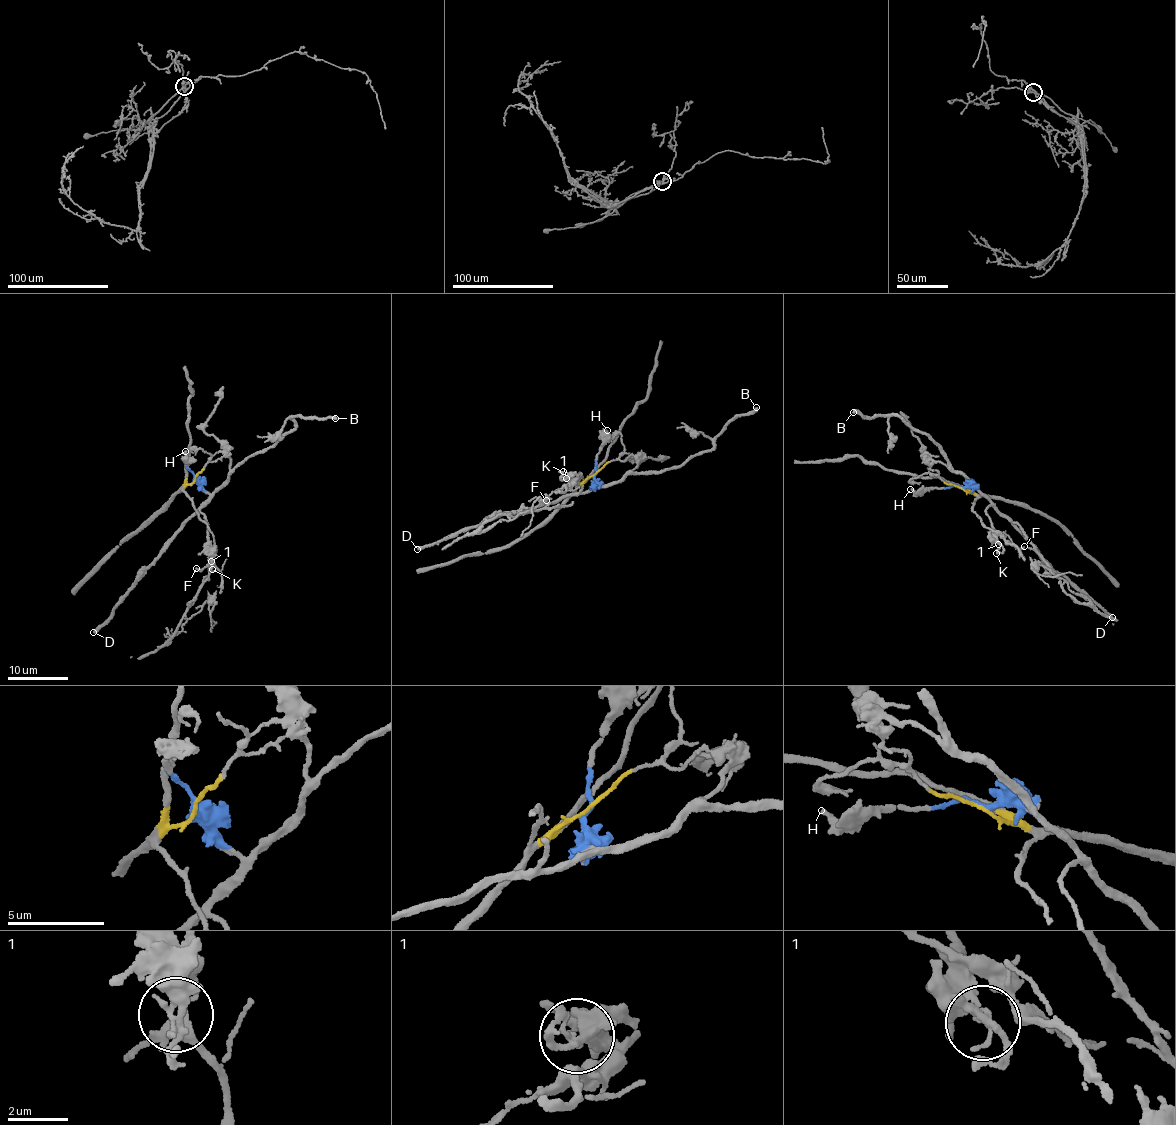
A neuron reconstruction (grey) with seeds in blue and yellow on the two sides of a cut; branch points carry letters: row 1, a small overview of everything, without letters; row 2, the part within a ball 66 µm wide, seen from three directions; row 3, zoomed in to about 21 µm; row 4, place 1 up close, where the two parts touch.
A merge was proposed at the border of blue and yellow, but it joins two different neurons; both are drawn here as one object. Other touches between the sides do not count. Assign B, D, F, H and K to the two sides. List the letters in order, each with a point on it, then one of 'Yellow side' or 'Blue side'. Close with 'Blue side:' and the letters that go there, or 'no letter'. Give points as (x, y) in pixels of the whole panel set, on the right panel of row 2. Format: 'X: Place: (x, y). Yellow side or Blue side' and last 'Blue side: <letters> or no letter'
B: Place: (853, 412). Blue side
D: Place: (1112, 617). Blue side
F: Place: (1024, 546). Yellow side
H: Place: (910, 489). Blue side
K: Place: (996, 553). Blue side
Blue side: B, D, H, K

